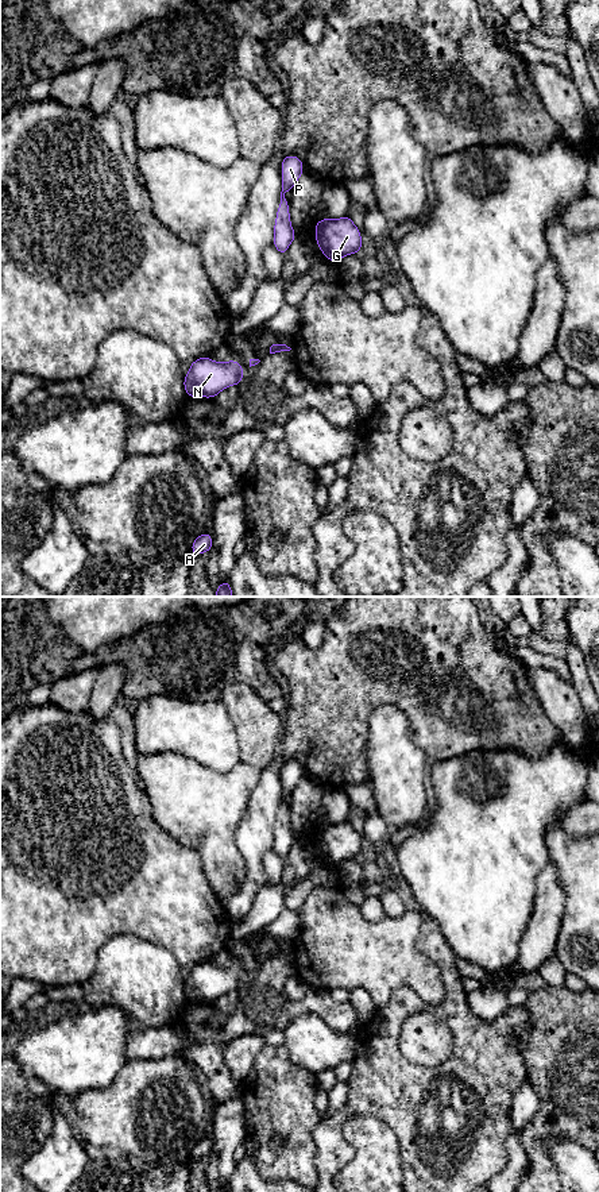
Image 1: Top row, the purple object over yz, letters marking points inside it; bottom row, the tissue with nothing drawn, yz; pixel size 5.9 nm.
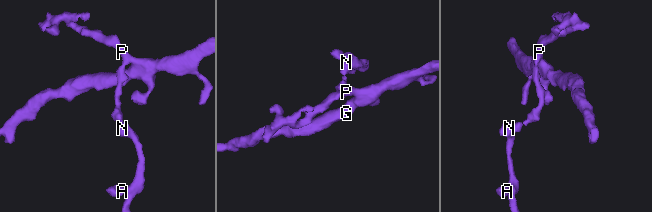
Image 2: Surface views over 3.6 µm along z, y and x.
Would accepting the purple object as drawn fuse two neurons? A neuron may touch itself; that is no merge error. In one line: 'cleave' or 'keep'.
keep

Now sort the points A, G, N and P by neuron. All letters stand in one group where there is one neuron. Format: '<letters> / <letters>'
A G N P

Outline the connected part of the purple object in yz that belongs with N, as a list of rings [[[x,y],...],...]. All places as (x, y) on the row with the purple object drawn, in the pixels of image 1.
[[[202,356],[190,363],[183,387],[188,397],[213,398],[232,385],[241,385],[243,374],[244,370],[236,360],[217,363],[209,356]]]

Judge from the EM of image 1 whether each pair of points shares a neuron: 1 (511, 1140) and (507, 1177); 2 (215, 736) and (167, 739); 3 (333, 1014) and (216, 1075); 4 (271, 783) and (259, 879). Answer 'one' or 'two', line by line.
1: one
2: one
3: one
4: one

